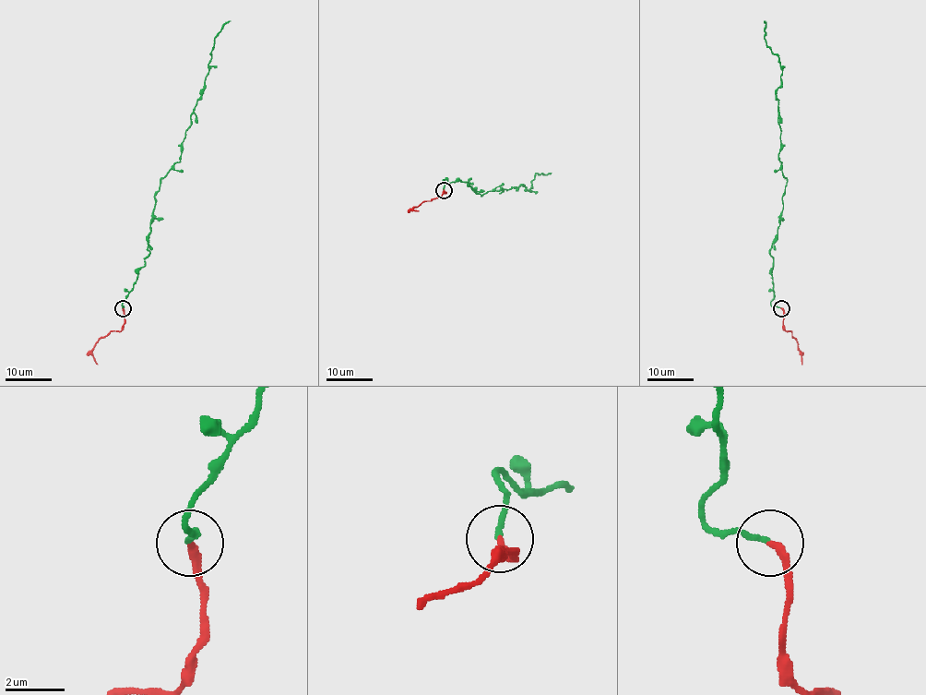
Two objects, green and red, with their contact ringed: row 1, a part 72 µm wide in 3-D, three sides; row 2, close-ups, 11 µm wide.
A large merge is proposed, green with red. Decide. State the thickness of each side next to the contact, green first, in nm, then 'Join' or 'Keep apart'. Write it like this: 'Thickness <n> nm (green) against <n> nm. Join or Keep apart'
Thickness 180 nm (green) against 240 nm. Join

